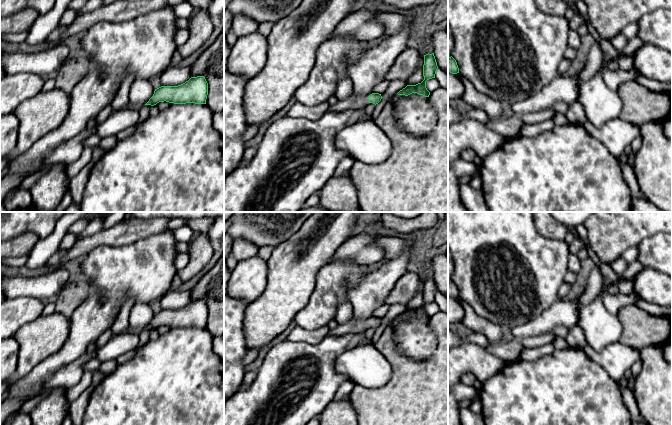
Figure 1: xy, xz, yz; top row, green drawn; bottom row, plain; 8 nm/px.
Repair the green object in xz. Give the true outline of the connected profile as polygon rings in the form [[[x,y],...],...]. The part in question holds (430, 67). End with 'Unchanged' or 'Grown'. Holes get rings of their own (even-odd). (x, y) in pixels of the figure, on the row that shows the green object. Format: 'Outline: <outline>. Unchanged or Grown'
Outline: [[[428,53],[424,55],[424,65],[423,65],[424,80],[421,83],[418,83],[416,85],[407,85],[405,88],[400,90],[397,94],[408,96],[412,93],[417,93],[419,95],[429,97],[430,92],[426,88],[426,81],[435,78],[437,69],[438,66],[437,66],[434,53],[432,54]]]. Unchanged

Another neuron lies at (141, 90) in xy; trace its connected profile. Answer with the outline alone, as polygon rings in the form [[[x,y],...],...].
[[[135,79],[130,87],[129,102],[132,105],[145,105],[154,91],[155,88],[150,80]]]

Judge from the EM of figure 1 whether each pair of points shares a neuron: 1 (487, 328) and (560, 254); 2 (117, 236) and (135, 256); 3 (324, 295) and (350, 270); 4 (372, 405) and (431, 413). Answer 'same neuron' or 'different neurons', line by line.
1: different neurons
2: different neurons
3: same neuron
4: same neuron

